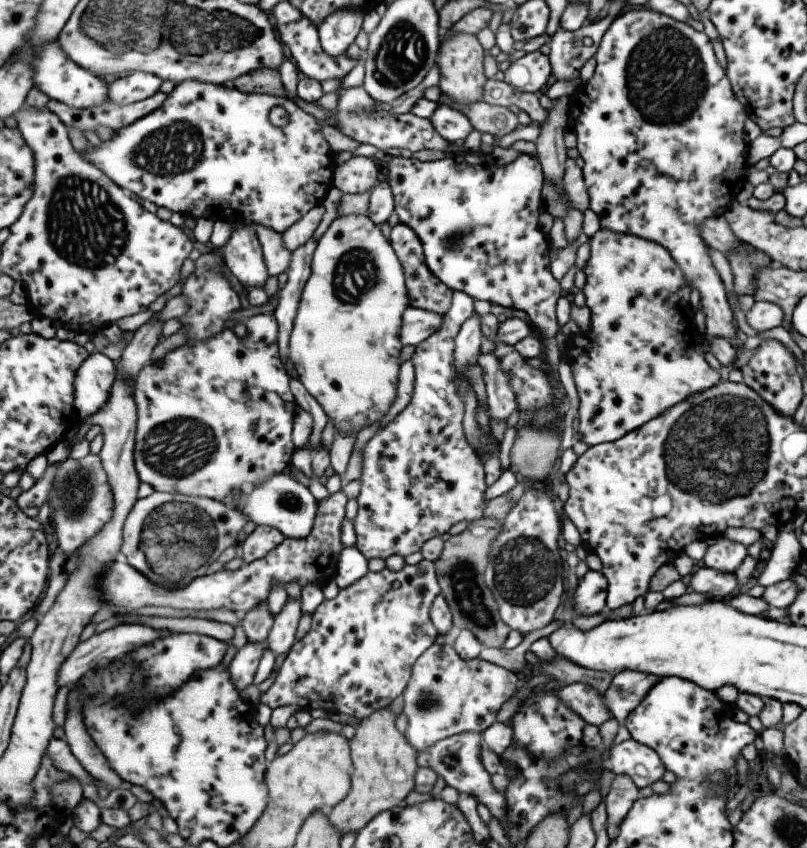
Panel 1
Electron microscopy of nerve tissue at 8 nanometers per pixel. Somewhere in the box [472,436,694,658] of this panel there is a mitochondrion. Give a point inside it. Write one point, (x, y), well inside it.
(524, 571)

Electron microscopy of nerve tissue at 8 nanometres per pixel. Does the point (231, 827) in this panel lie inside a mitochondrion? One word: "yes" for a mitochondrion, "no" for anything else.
no

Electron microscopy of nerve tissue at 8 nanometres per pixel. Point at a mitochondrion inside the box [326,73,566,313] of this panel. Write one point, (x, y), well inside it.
(357, 274)

